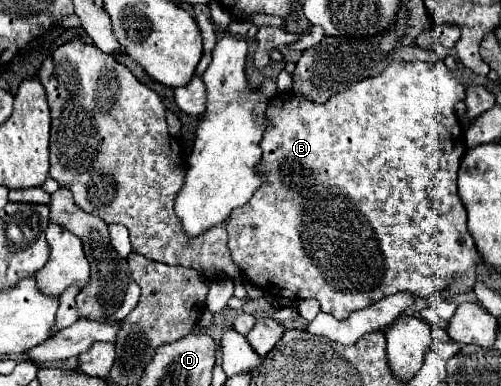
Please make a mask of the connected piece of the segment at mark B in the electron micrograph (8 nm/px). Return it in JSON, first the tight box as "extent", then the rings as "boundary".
{"extent":[228,61,482,319],"boundary":[[[392,61],[382,73],[368,77],[364,81],[354,83],[350,89],[332,95],[324,105],[310,103],[306,99],[298,99],[296,95],[276,97],[268,107],[266,115],[272,119],[272,125],[266,129],[262,139],[262,173],[266,175],[266,183],[254,191],[252,199],[234,209],[228,223],[228,247],[232,251],[232,259],[240,265],[244,279],[262,287],[268,295],[276,299],[306,299],[312,297],[320,303],[320,309],[336,319],[346,319],[348,313],[356,309],[370,307],[378,299],[398,293],[410,291],[422,299],[428,299],[436,293],[436,287],[446,279],[454,279],[460,273],[466,273],[470,267],[482,263],[474,239],[466,227],[466,209],[456,191],[458,167],[460,159],[466,153],[466,139],[462,125],[456,117],[454,103],[456,103],[456,79],[454,75],[438,63],[422,63],[422,61]]]}

